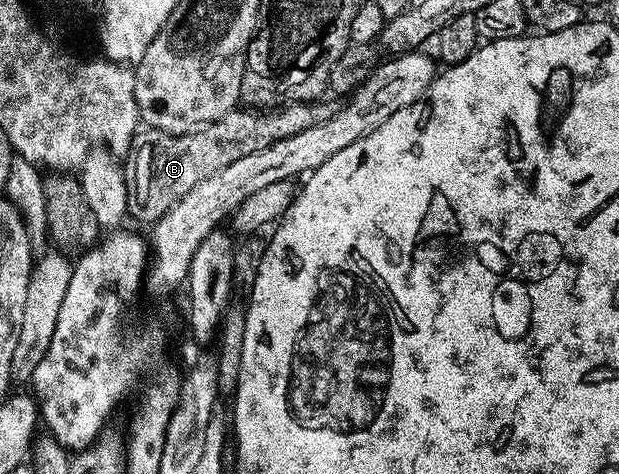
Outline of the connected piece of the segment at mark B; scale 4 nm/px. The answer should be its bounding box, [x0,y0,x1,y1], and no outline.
[122,99,340,225]

